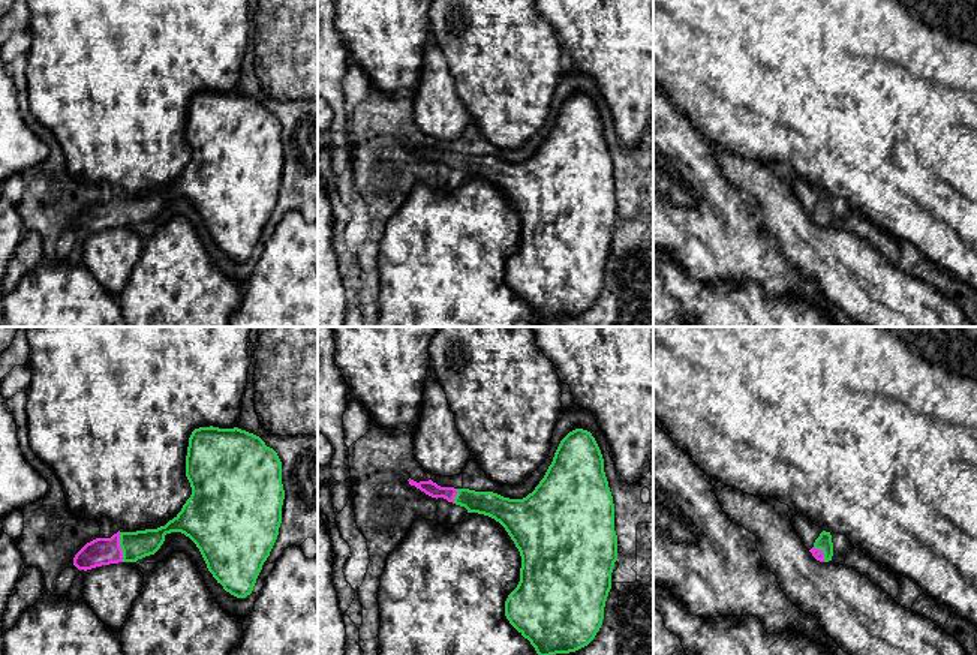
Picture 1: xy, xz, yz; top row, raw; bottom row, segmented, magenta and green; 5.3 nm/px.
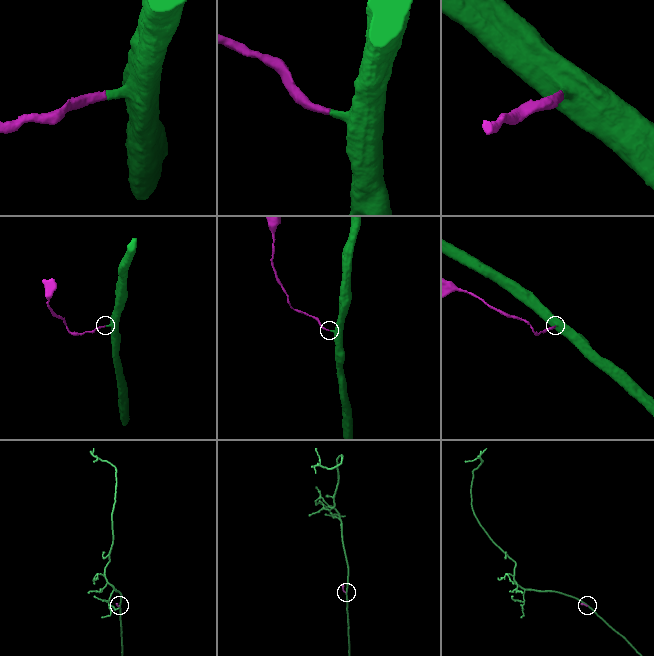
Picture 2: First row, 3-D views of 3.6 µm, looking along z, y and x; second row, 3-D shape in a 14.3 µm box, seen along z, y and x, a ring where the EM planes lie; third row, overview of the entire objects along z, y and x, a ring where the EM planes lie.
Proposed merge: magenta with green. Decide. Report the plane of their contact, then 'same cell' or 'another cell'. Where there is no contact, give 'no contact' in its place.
meets magenta in xy; same cell

